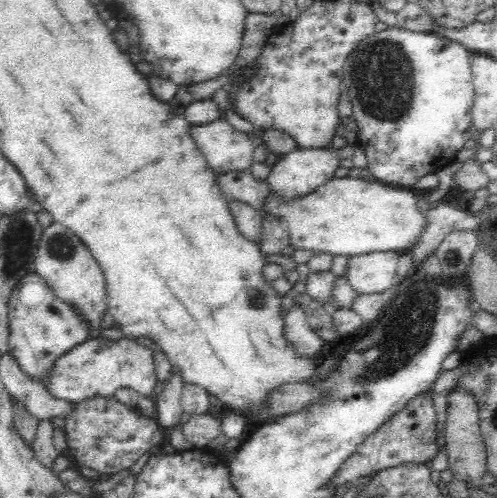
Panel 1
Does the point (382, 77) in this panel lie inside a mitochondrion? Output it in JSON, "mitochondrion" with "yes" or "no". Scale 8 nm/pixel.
{"mitochondrion":"yes"}

